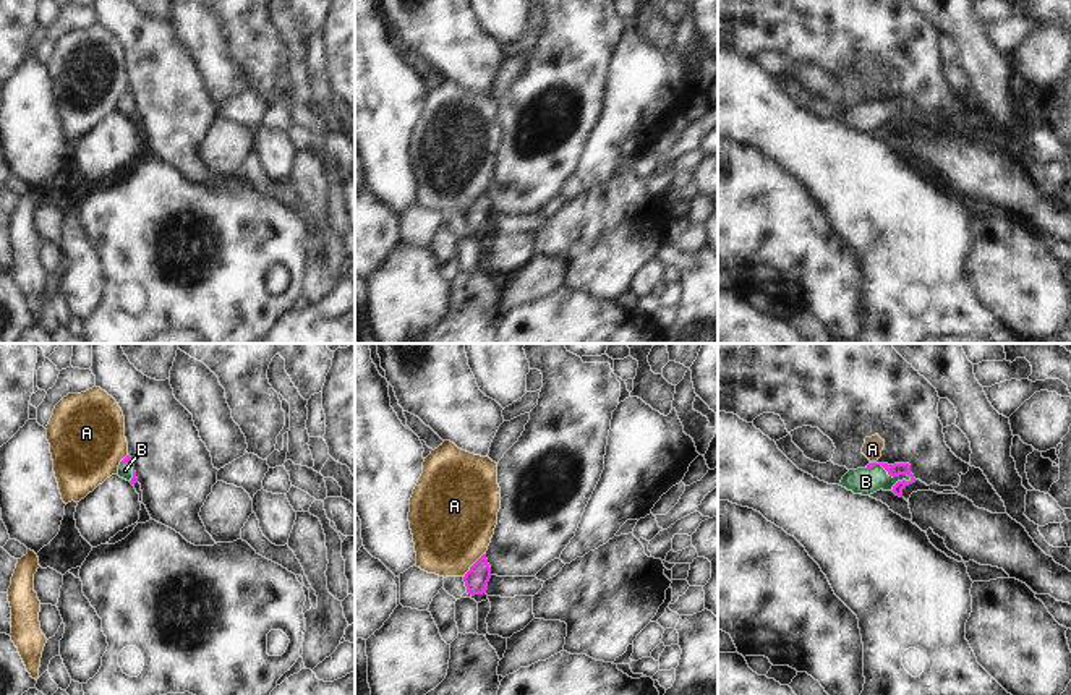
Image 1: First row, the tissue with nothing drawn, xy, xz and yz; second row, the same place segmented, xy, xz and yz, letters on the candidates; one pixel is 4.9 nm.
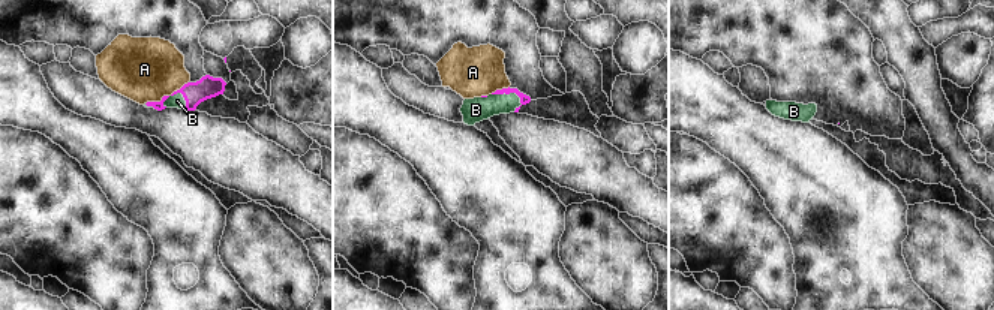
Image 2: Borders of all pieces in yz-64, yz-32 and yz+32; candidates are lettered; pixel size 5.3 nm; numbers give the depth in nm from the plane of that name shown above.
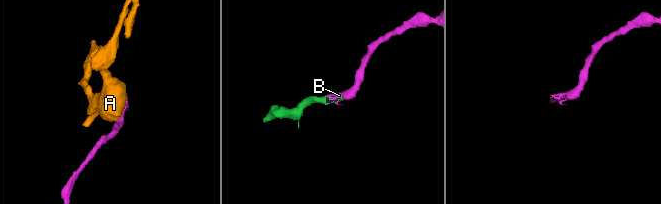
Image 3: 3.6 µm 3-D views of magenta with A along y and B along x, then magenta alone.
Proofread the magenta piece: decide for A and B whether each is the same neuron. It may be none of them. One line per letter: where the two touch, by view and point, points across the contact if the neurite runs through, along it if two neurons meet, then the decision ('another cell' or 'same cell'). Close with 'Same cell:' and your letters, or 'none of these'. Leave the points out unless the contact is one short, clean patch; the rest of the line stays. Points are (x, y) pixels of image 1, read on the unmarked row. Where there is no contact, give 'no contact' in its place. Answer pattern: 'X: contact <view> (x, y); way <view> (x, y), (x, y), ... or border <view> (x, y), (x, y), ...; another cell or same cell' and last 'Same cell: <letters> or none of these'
A: contact xz (472, 203); border xz (485, 190), (464, 214); another cell
B: contact yz (888, 110); way yz (898, 106), (888, 110), (866, 119); same cell
Same cell: B

